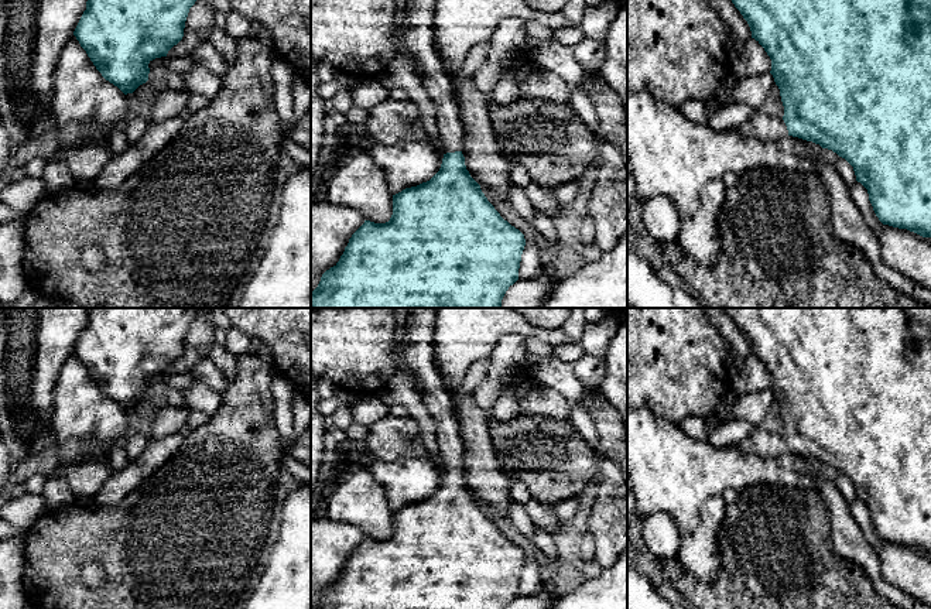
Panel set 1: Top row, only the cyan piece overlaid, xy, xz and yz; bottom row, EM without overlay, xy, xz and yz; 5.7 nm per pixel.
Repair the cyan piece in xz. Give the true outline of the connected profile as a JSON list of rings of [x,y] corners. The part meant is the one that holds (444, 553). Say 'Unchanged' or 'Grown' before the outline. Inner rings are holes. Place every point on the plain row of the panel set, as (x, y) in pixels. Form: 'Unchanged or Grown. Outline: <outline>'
Grown. Outline: [[[410,308],[410,315],[411,318],[408,321],[408,336],[405,339],[407,349],[404,357],[414,374],[414,380],[420,389],[422,401],[437,422],[437,442],[444,468],[441,485],[429,497],[417,503],[405,504],[401,509],[393,512],[393,531],[389,538],[374,540],[364,537],[364,540],[349,555],[349,560],[345,564],[339,578],[322,591],[318,603],[311,609],[506,609],[509,603],[518,596],[521,571],[526,562],[524,551],[511,543],[507,537],[504,537],[494,526],[494,523],[487,517],[480,506],[480,502],[470,493],[469,487],[466,486],[465,473],[461,468],[463,462],[463,442],[459,434],[458,420],[453,414],[452,396],[448,391],[434,359],[432,338],[435,331],[437,308]]]

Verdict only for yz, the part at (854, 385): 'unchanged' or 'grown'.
grown

